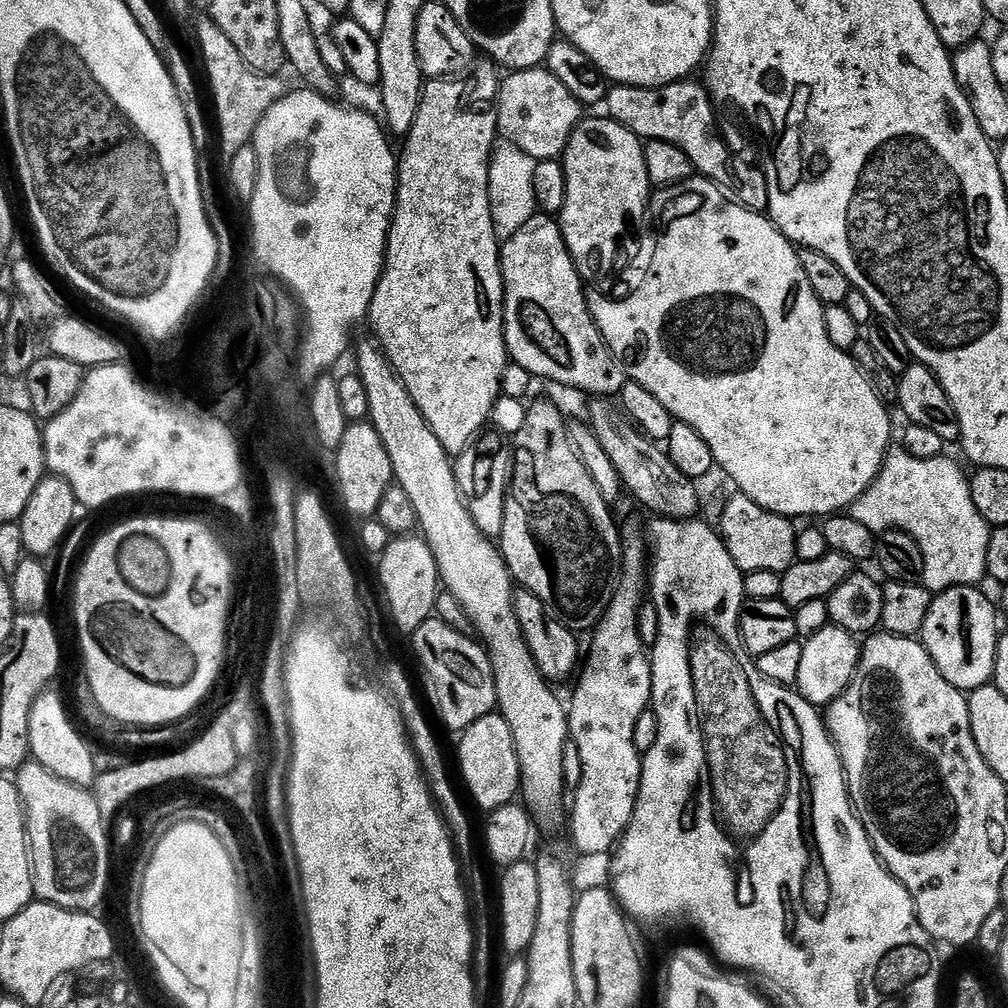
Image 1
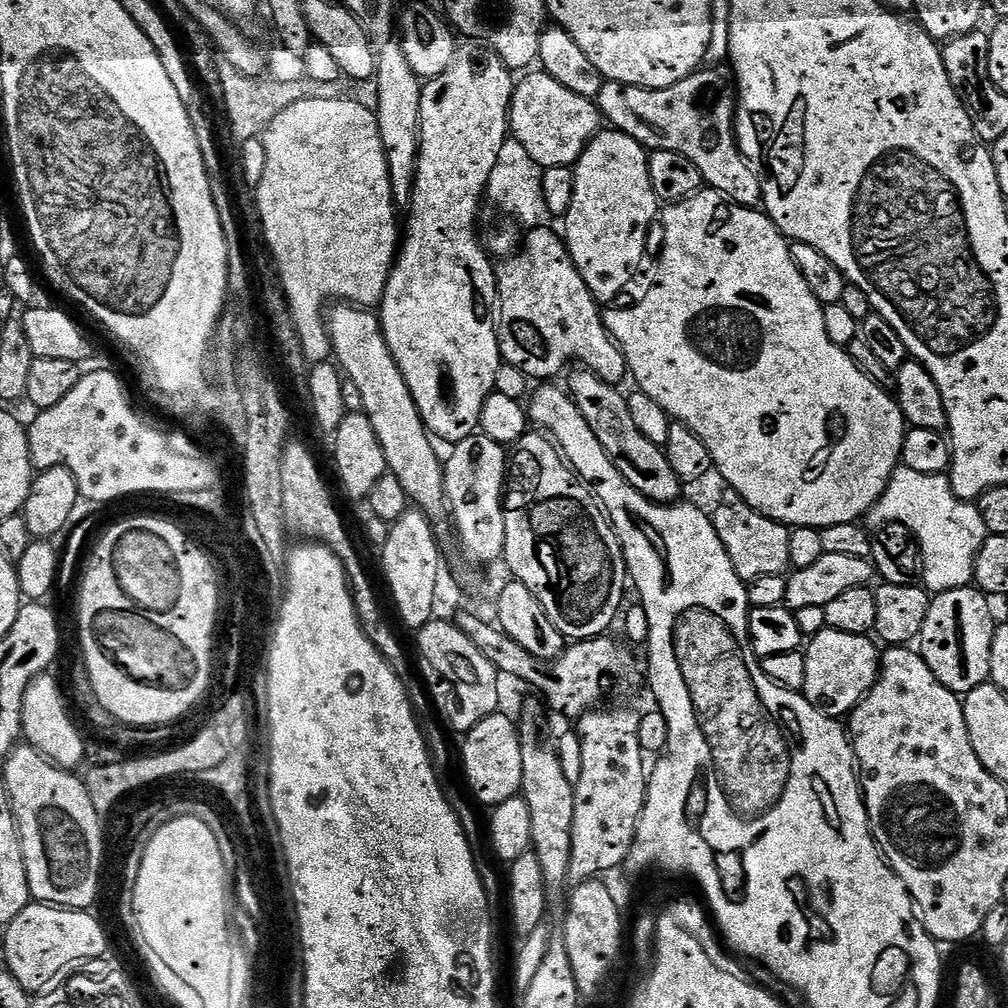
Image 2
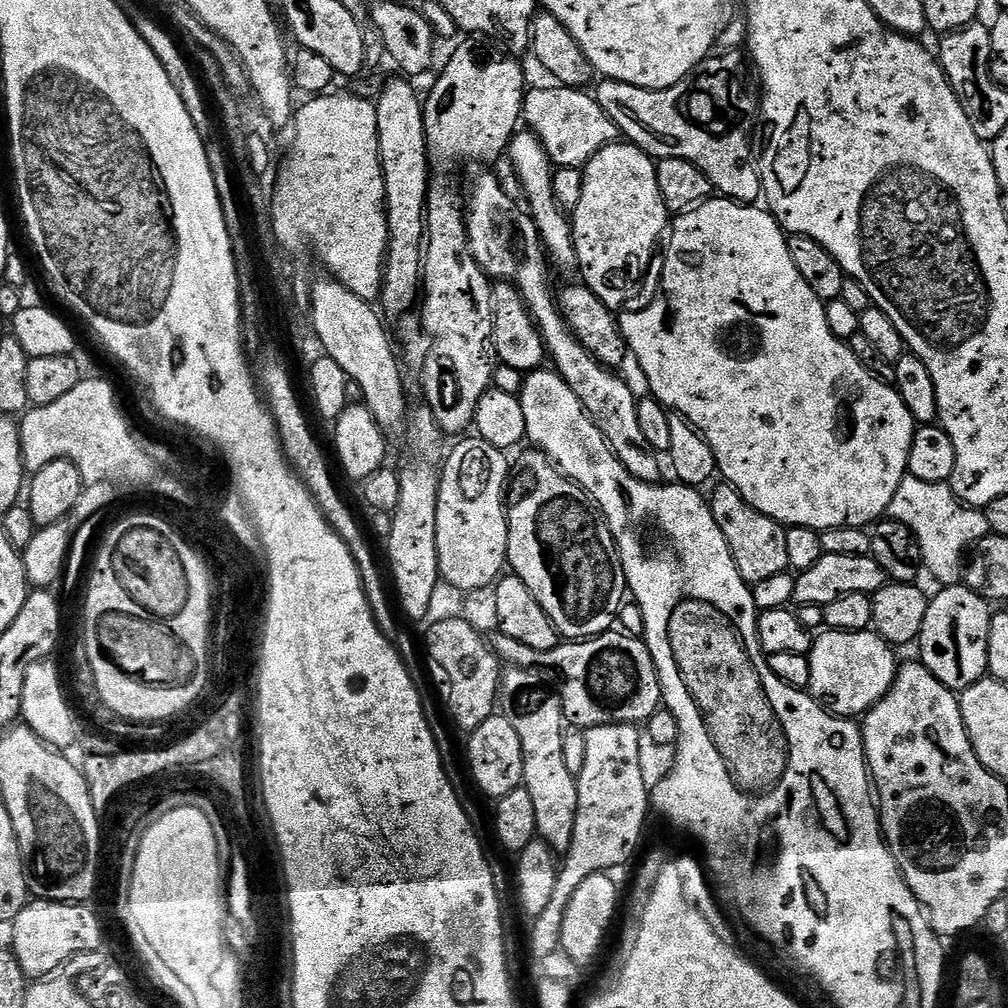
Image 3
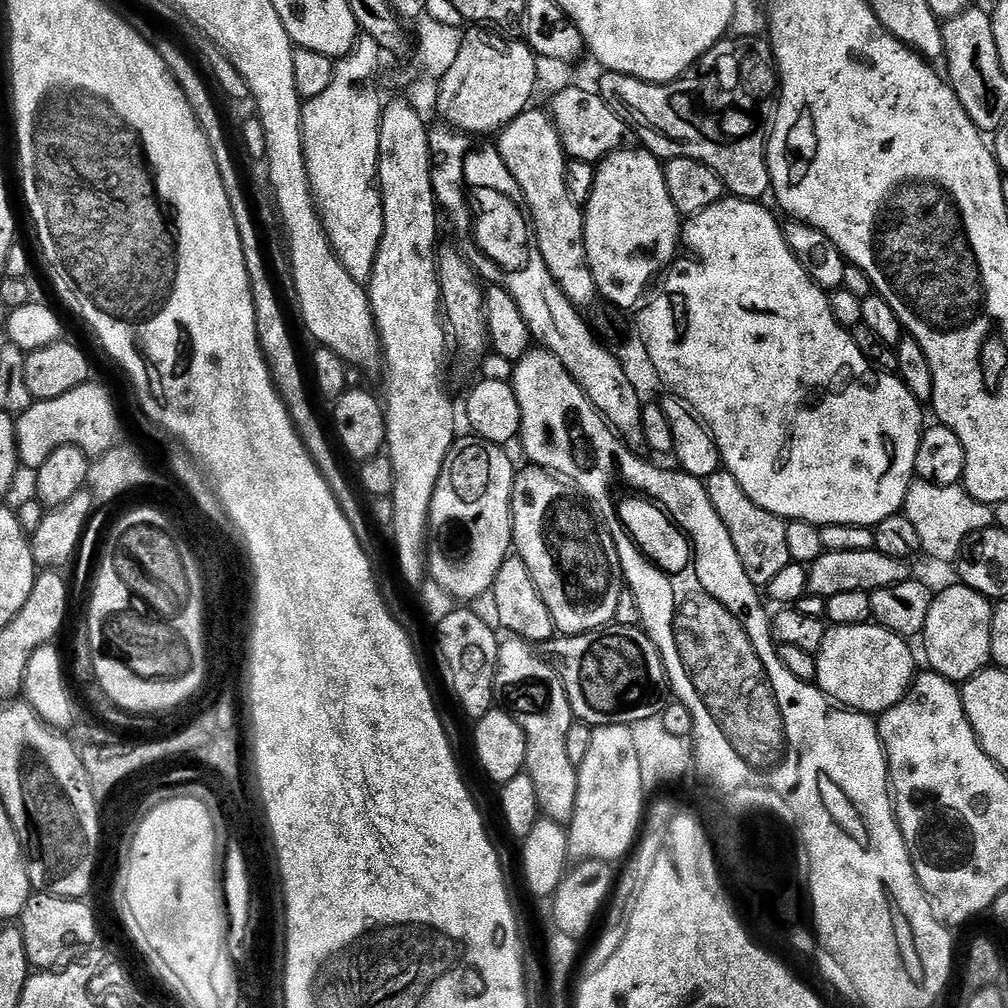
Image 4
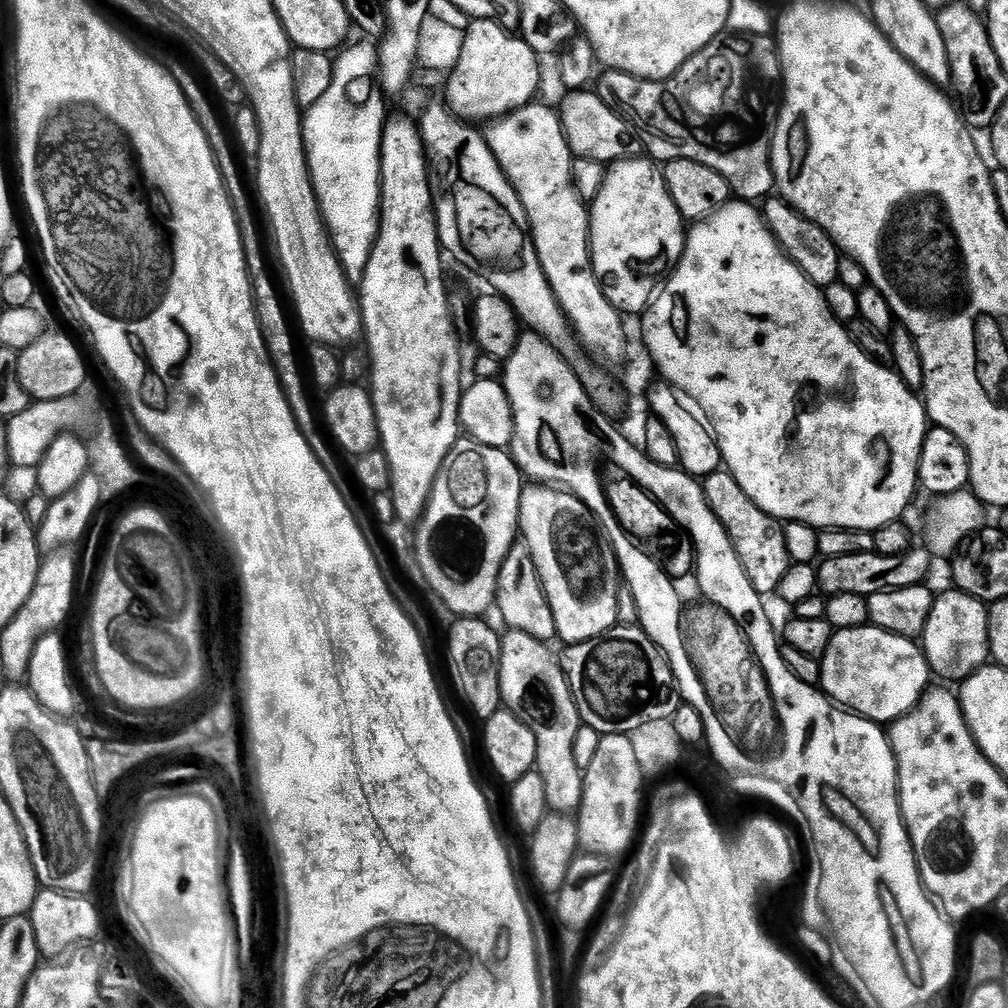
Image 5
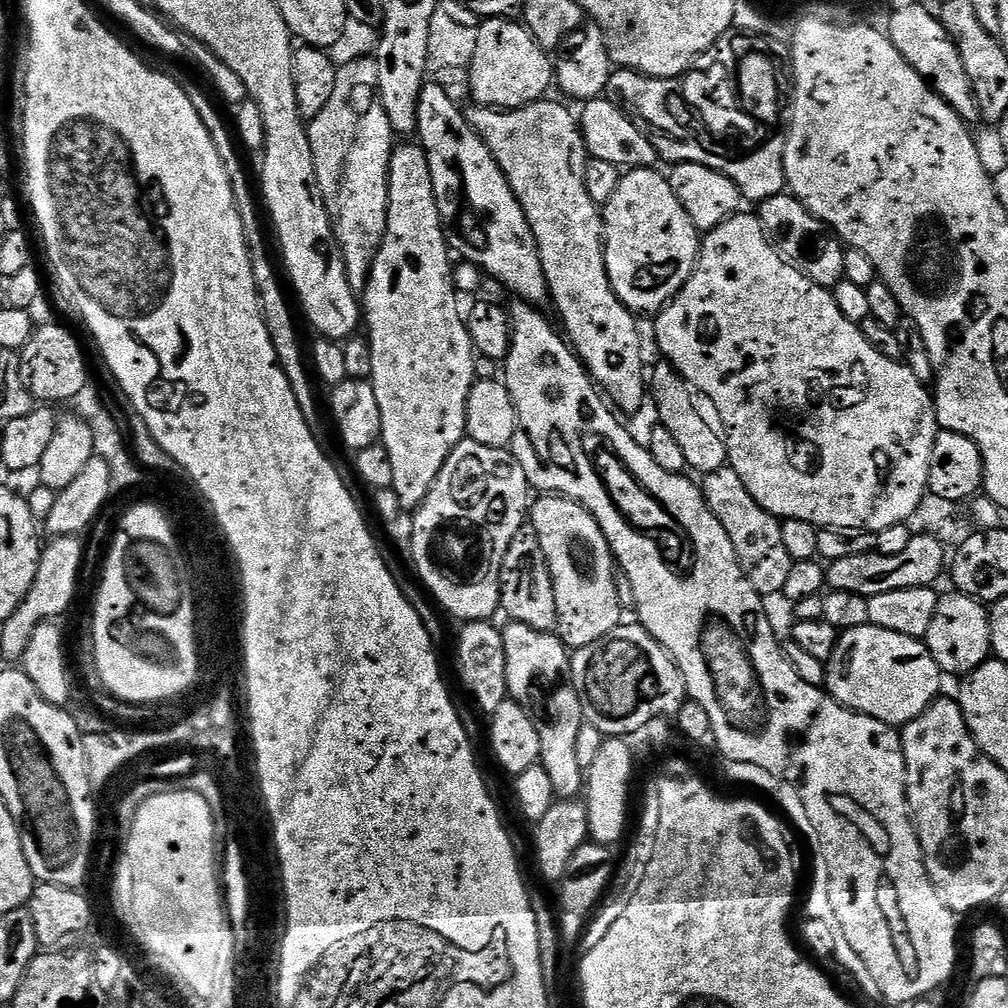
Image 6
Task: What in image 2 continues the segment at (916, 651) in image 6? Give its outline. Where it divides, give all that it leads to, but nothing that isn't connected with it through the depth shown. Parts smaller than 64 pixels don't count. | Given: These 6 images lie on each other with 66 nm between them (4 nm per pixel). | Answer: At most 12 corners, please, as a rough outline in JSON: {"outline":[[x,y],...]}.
{"outline":[[825,627],[807,641],[802,694],[844,718],[875,689],[881,649]]}

